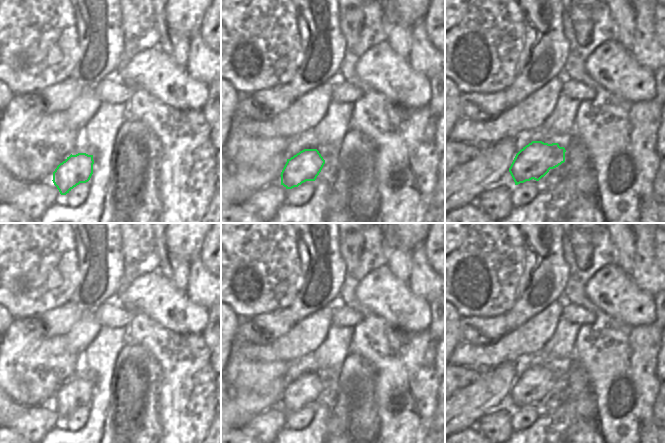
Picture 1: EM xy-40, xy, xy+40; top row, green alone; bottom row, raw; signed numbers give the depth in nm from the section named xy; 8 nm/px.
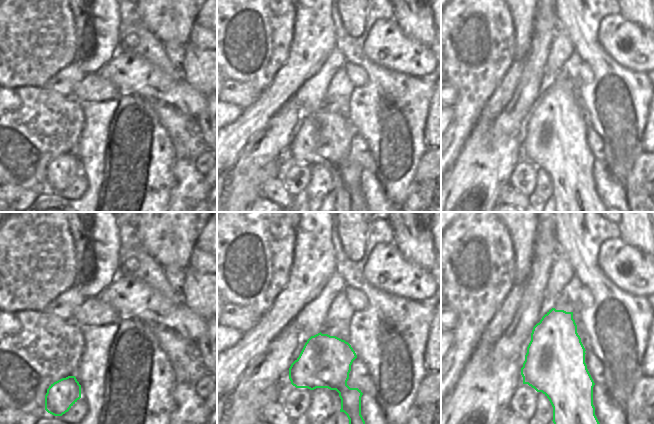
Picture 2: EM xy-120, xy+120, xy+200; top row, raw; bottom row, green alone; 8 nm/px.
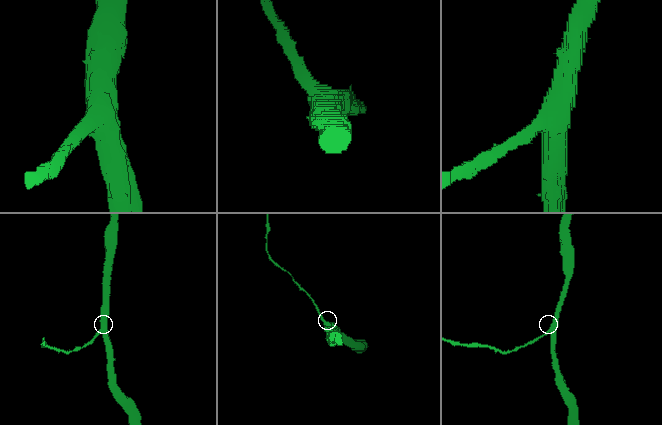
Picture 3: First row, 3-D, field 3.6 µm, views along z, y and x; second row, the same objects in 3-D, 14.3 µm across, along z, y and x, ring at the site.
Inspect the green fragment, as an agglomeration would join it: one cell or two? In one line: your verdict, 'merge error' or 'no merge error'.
no merge error

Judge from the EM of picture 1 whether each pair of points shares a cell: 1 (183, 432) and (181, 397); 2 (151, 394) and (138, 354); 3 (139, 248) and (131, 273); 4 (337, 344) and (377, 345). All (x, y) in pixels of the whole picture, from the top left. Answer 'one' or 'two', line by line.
1: one
2: one
3: one
4: two

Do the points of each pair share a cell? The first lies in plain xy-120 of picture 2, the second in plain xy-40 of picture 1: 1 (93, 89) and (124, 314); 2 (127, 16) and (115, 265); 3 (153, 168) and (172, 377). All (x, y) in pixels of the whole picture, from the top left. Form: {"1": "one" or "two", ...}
{"1": "one", "2": "two", "3": "two"}

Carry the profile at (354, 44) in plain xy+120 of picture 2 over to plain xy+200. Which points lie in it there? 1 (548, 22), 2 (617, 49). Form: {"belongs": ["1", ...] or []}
{"belongs": []}

